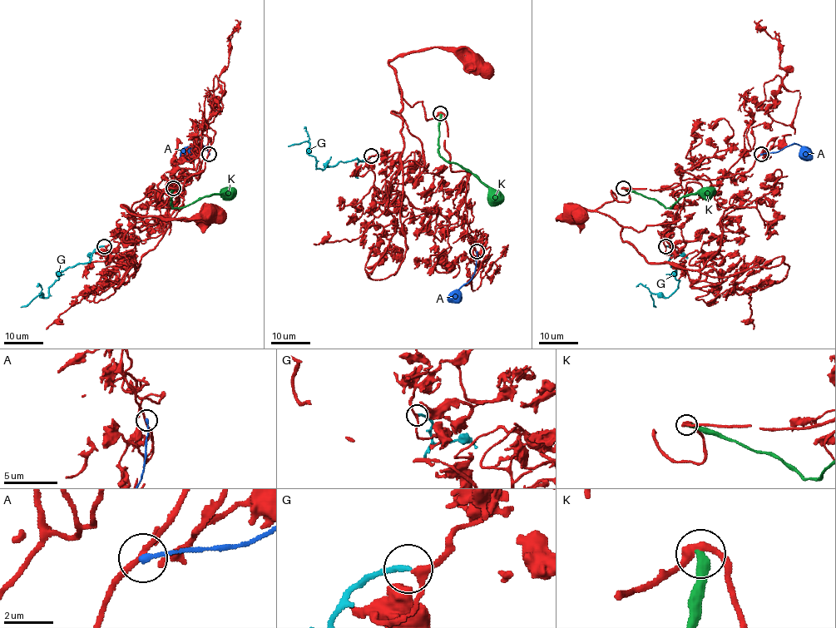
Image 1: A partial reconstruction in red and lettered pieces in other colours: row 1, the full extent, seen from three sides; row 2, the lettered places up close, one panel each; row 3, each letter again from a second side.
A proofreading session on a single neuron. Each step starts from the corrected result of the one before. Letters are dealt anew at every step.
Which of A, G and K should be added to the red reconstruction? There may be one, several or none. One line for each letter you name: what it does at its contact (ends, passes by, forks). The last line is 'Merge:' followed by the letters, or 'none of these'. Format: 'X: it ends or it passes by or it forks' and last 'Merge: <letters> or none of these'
Merge: none of these

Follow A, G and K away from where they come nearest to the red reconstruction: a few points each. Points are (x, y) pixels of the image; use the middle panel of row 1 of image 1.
A: (476, 251), (474, 274), (452, 294), (452, 299)
G: (371, 155), (363, 161), (340, 161), (322, 170), (317, 167), (315, 159), (309, 154), (308, 142), (289, 145)
K: (440, 114), (437, 153), (447, 160), (471, 171), (489, 189), (489, 195), (498, 205)

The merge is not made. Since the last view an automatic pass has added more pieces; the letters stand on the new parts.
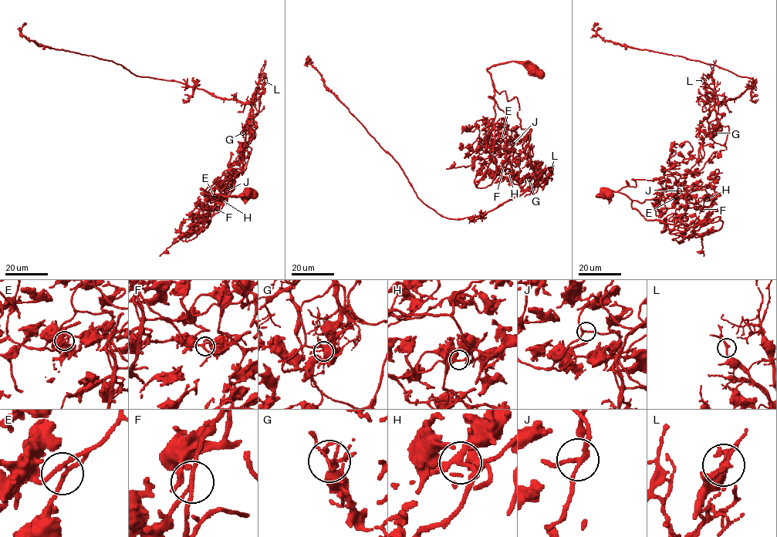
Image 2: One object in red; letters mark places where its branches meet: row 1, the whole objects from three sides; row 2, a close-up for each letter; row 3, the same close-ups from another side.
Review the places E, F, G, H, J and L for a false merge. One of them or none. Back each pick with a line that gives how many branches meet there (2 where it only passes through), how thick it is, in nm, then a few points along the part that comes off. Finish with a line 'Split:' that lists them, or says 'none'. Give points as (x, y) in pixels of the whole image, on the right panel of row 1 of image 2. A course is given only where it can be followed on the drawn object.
G: Branches: 3. Thickness 150 nm. Course of the part to remove: (714, 133), (719, 126), (714, 106), (740, 96), (754, 79), (715, 65), (604, 41), (593, 29), (597, 22)
Split: G

